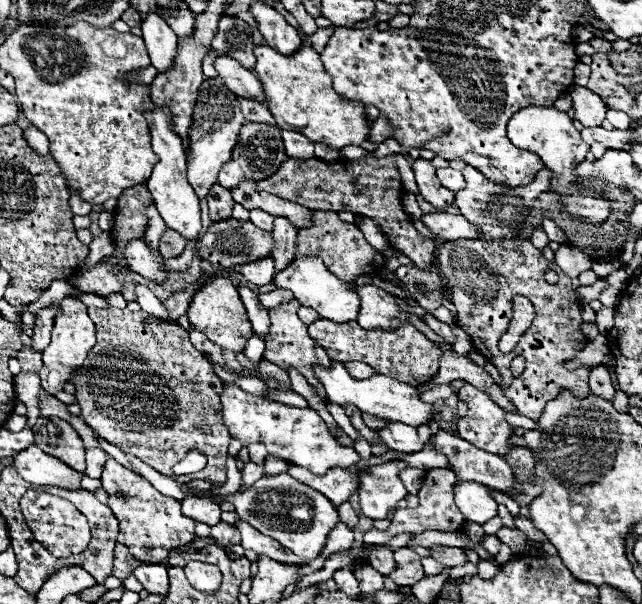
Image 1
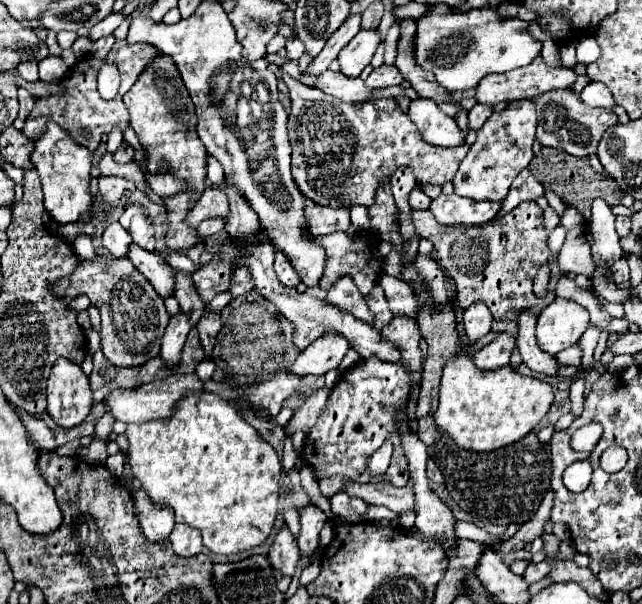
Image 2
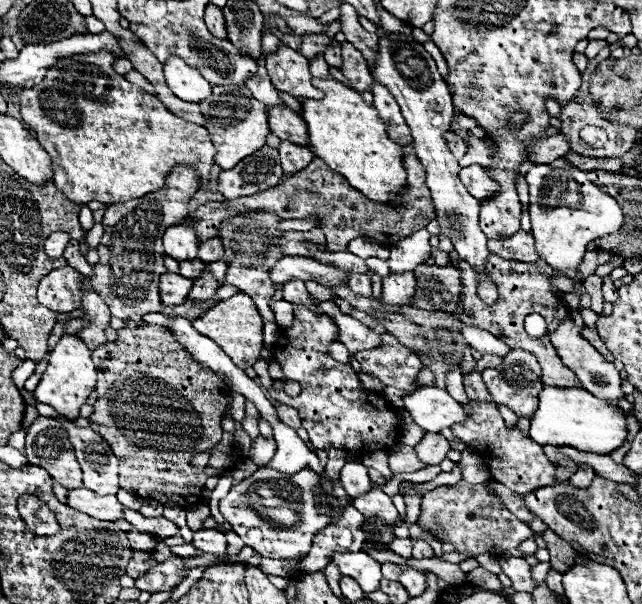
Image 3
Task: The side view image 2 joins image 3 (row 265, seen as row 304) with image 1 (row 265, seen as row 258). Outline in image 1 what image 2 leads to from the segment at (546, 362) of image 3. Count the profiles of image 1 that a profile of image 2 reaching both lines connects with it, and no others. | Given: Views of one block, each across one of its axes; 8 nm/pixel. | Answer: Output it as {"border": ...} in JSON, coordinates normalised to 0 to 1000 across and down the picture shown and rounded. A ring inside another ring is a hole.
{"border":[[[804,394],[804,397],[707,397],[707,401],[695,401],[682,414],[682,444],[701,464],[707,464],[707,460],[769,464],[769,517],[798,523],[794,500],[798,500],[798,490],[804,490],[804,487],[819,490],[832,503],[835,526],[832,526],[829,540],[810,560],[810,570],[804,573],[804,579],[798,579],[794,586],[776,583],[776,566],[751,570],[751,566],[745,566],[748,560],[734,560],[737,575],[741,575],[779,613],[782,629],[788,636],[785,649],[798,662],[798,669],[804,669],[804,675],[813,689],[841,695],[850,666],[866,662],[866,656],[872,656],[875,646],[885,646],[891,656],[897,656],[903,662],[910,656],[919,656],[916,623],[919,623],[922,609],[903,606],[894,616],[879,609],[879,599],[897,593],[900,583],[916,570],[916,560],[903,546],[907,530],[903,530],[903,503],[897,493],[897,483],[888,470],[888,460],[882,460],[882,454],[866,437],[854,434],[844,424],[844,417],[835,407],[829,407],[826,397]],[[857,440],[872,457],[872,464],[866,470],[854,470],[847,464],[847,450]],[[810,586],[819,593],[819,609],[810,623],[801,623],[794,616],[794,599]]]}

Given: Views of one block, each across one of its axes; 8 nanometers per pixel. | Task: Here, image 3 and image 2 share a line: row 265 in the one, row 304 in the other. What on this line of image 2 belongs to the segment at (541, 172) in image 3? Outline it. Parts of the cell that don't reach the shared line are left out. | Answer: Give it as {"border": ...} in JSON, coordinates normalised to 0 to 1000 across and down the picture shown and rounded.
{"border":[[[866,490],[835,526],[835,563],[860,589],[900,566],[916,543],[916,513],[894,497]]]}

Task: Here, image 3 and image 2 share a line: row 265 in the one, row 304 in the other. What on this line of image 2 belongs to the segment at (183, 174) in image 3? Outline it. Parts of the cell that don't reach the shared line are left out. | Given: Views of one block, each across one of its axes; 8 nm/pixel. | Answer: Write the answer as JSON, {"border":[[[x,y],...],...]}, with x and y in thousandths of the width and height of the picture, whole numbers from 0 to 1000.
{"border":[[[153,424],[146,434],[131,430],[112,457],[81,470],[81,480],[90,490],[100,490],[100,497],[134,487],[143,503],[153,503],[159,523],[156,576],[178,606],[221,606],[234,593],[246,589],[249,563],[265,523],[237,470],[212,450],[199,427]]]}

